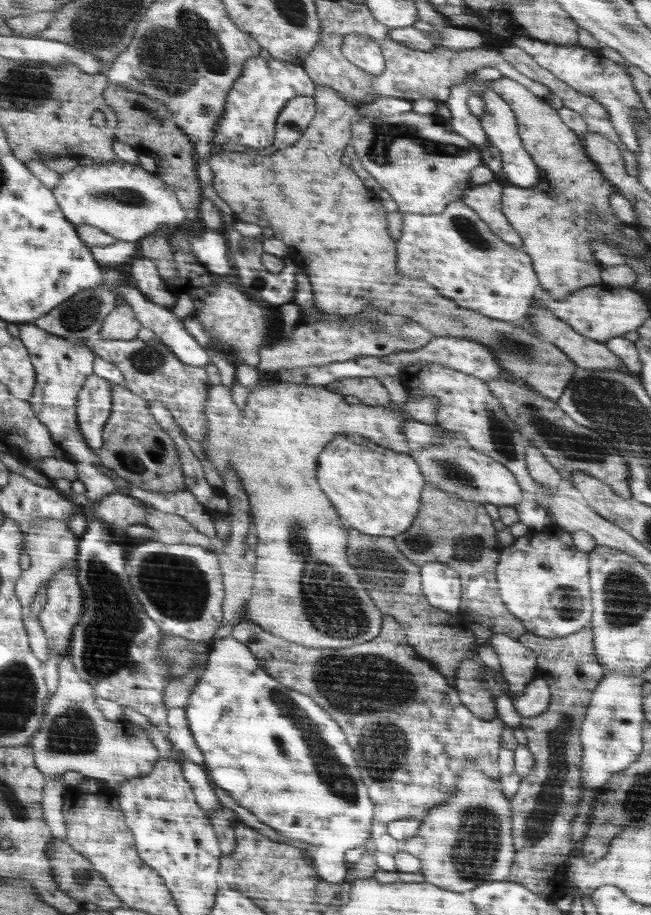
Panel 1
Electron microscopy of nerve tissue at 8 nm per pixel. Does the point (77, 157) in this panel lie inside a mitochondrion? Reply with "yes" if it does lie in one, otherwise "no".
no

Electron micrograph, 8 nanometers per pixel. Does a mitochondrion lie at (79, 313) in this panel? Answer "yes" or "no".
yes

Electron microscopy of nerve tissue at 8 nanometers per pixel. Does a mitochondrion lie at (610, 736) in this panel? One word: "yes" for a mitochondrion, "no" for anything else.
no

